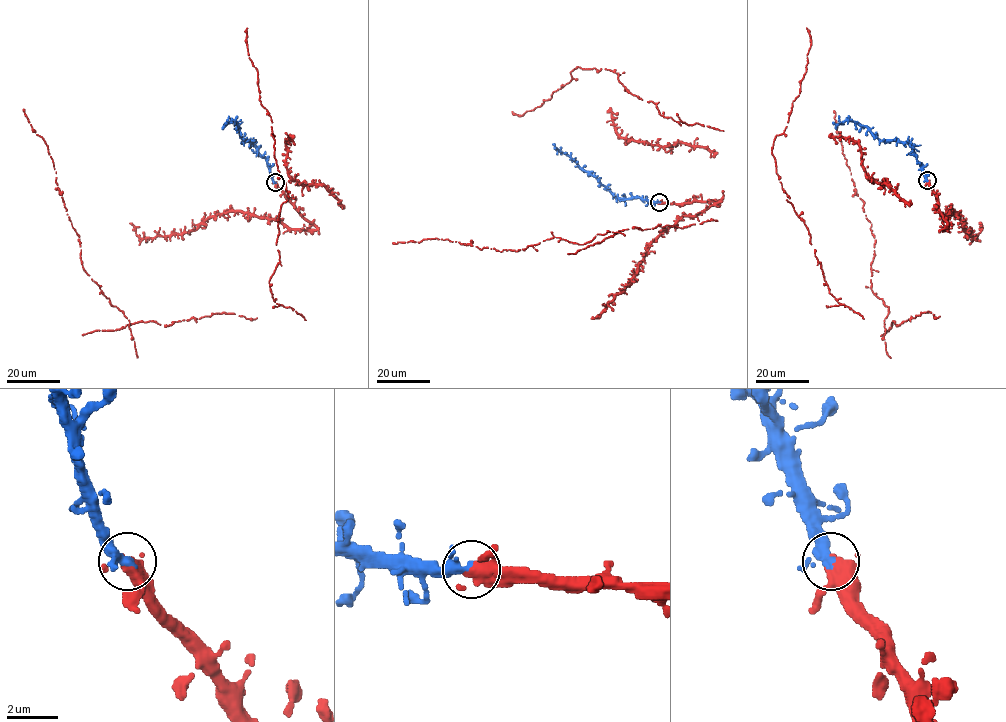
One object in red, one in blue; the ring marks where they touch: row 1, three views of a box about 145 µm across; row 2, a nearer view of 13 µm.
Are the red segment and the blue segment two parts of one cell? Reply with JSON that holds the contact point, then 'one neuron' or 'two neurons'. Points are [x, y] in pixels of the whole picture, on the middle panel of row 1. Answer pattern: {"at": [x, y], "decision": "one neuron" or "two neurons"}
{"at": [659, 202], "decision": "one neuron"}

